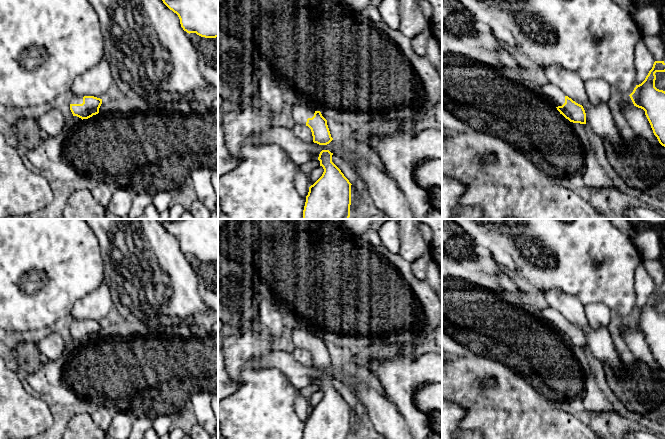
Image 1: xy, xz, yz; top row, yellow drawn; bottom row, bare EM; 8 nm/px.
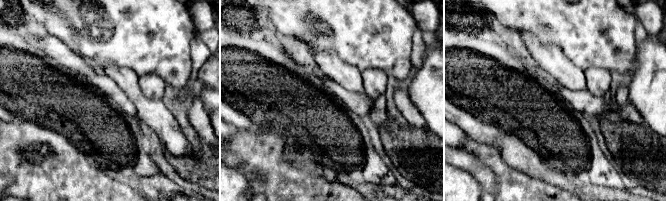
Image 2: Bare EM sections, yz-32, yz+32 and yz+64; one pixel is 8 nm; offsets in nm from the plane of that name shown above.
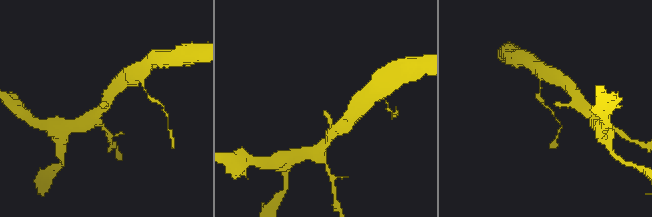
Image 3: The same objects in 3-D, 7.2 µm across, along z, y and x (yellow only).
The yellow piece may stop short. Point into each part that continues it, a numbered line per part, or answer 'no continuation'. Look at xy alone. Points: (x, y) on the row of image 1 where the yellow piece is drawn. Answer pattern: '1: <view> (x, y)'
1: xy (75, 99)

